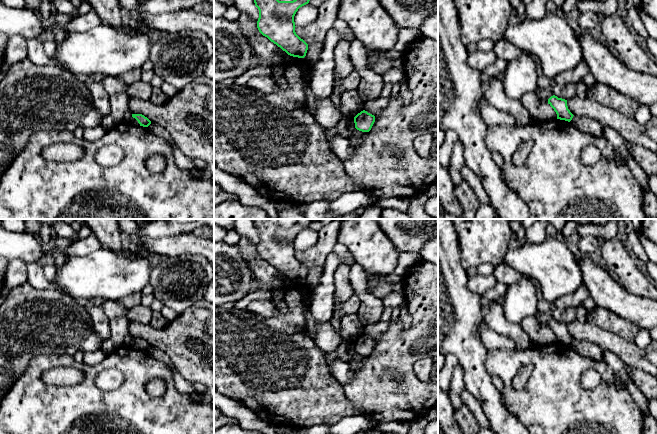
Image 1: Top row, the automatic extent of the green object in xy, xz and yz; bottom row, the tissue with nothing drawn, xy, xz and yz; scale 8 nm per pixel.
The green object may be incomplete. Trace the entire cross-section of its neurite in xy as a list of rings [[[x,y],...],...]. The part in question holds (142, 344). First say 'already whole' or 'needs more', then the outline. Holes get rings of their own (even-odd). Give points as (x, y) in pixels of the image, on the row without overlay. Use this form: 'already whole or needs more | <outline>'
already whole | [[[132,338],[132,341],[138,345],[140,350],[148,351],[151,348],[151,345],[142,338]]]

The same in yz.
already whole | [[[553,319],[548,323],[548,328],[554,333],[557,338],[557,343],[570,346],[573,342],[573,338],[570,336],[567,330],[567,324],[558,322]]]

